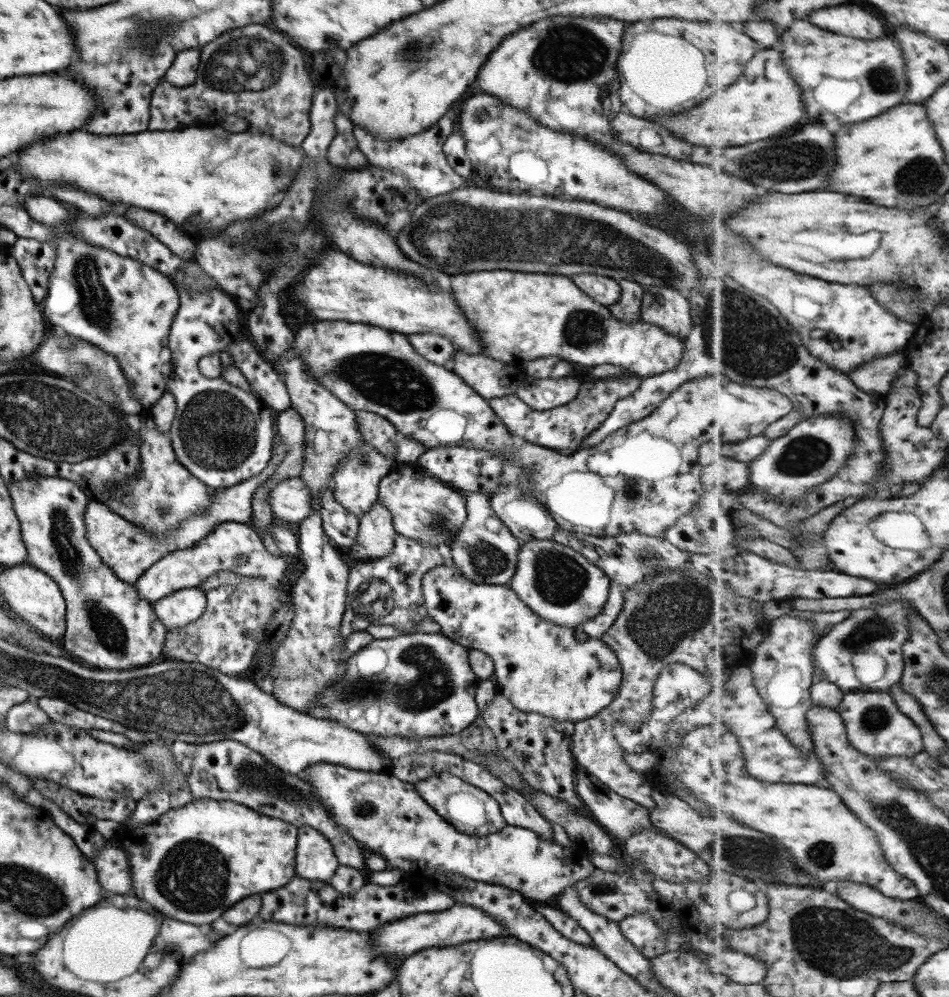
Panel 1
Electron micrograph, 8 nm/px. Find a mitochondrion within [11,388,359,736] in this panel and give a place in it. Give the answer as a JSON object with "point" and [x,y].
{"point":[111,631]}

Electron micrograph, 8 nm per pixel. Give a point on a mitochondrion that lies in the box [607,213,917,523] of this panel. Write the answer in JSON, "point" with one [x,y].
{"point":[752,343]}

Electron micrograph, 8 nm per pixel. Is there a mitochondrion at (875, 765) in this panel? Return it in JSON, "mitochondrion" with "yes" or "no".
{"mitochondrion":"no"}

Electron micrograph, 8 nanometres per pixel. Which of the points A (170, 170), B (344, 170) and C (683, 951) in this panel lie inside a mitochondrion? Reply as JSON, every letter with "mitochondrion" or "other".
{"A":"other","B":"other","C":"other"}

